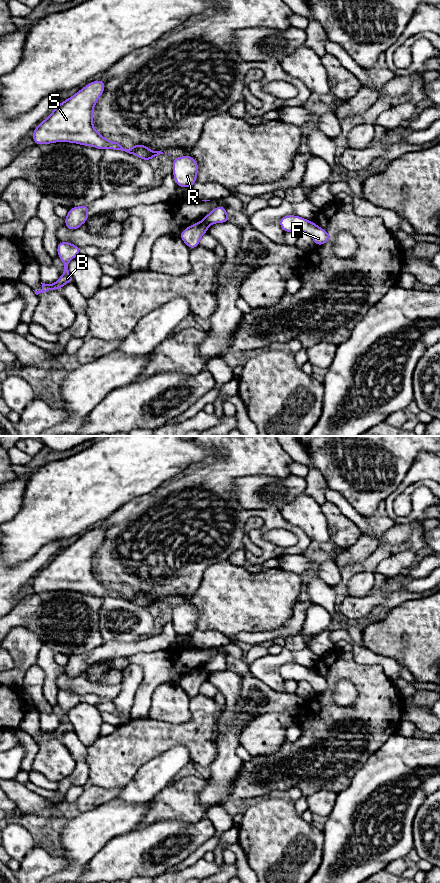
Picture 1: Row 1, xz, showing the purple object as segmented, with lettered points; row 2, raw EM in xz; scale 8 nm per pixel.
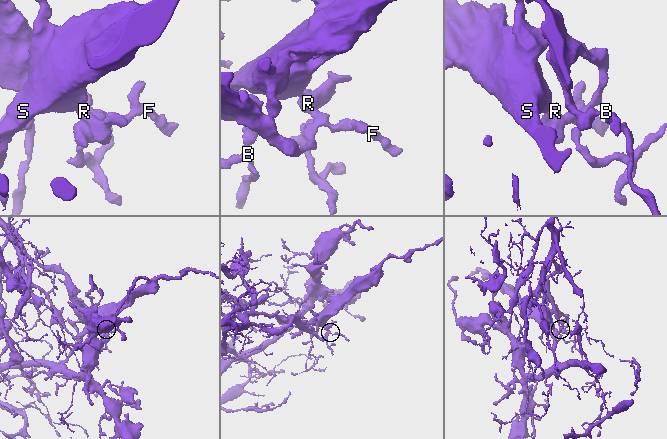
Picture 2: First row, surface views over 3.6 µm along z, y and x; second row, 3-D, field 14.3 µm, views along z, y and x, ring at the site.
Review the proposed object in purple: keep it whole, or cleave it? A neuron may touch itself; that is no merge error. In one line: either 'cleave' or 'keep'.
cleave

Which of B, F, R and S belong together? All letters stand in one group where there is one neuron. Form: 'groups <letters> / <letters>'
groups B / F R S

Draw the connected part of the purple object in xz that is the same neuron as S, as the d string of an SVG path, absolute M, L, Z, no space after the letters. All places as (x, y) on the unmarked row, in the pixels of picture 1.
M98 527L62 549L33 578L34 591L39 593L68 590L101 598L121 598L146 609L164 602L161 599L150 598L144 592L134 592L130 597L124 597L118 590L107 588L99 582L93 574L93 557L104 538L105 530Z

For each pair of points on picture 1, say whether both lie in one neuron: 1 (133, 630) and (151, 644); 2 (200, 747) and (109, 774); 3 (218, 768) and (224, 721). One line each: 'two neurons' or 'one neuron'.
1: two neurons
2: one neuron
3: one neuron

